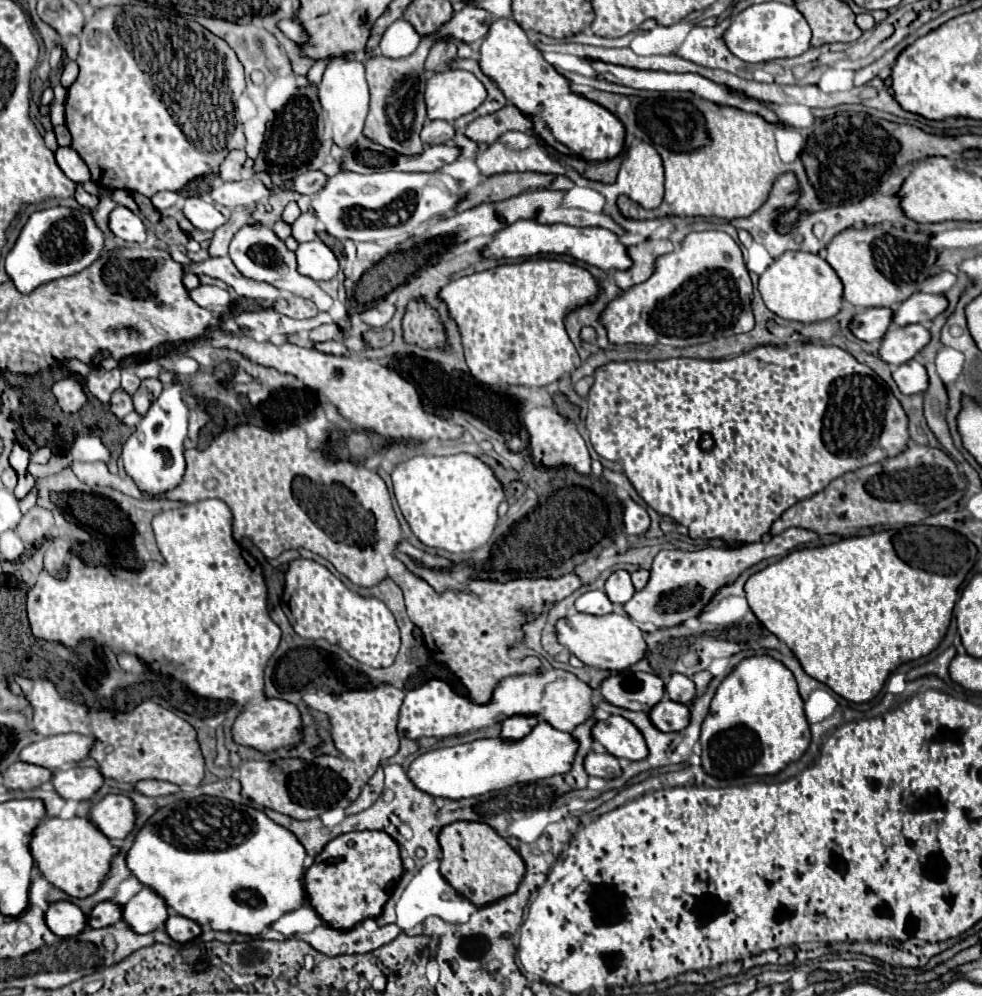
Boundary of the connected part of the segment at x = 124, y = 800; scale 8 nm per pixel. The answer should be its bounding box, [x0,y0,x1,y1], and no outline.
[89,794,137,840]

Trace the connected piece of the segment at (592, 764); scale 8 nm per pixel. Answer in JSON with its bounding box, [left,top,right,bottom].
[585,752,621,778]

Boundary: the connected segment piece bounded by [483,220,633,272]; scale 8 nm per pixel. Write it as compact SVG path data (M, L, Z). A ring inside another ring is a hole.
M519 220L505 230L501 230L493 242L489 242L483 250L485 258L527 258L535 254L569 254L585 264L597 266L601 270L629 270L633 260L627 252L627 246L619 240L617 234L609 232L607 228L575 228L567 224L537 224L533 220Z

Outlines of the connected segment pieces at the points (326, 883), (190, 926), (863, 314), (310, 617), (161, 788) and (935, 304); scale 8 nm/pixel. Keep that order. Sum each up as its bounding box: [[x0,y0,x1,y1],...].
[[305,830,403,930],[165,916,201,944],[849,308,893,342],[283,558,401,668],[135,780,179,796],[895,292,949,324]]

